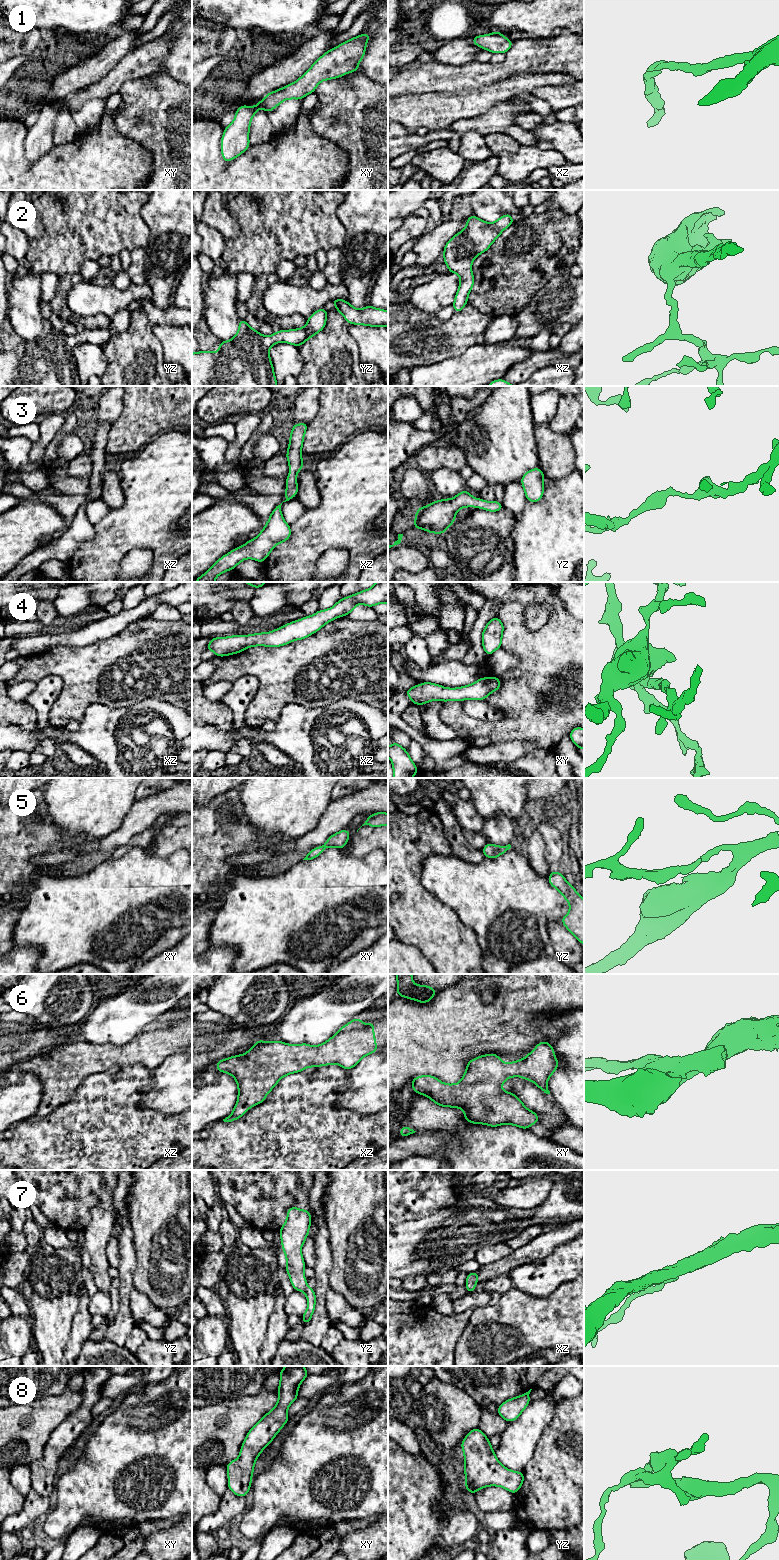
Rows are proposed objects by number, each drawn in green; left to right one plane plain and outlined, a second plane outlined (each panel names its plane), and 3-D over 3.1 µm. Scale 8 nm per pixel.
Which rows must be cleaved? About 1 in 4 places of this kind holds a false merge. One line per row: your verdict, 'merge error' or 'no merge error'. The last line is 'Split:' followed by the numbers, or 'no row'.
1: no merge error
2: no merge error
3: no merge error
4: no merge error
5: no merge error
6: no merge error
7: no merge error
8: no merge error
Split: no row

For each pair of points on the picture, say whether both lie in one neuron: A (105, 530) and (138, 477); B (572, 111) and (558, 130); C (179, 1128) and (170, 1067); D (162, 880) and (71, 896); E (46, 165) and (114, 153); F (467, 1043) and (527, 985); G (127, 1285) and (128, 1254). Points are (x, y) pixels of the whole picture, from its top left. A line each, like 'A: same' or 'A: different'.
A: same
B: different
C: different
D: same
E: same
F: same
G: same

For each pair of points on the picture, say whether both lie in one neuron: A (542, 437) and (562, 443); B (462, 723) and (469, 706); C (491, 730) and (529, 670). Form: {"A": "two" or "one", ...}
{"A": "one", "B": "two", "C": "one"}

